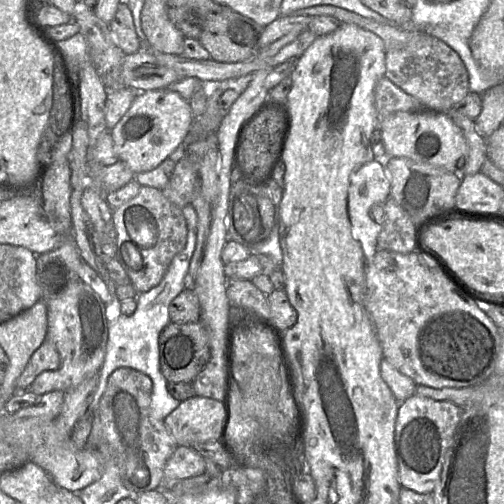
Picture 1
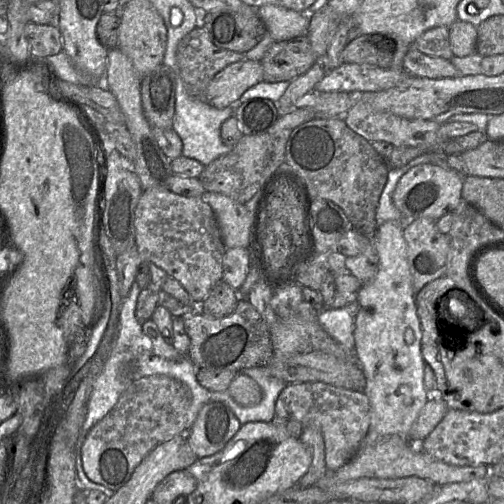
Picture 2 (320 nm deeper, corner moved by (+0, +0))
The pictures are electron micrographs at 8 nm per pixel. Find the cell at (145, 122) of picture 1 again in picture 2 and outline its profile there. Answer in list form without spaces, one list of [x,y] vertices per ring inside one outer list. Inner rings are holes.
[[[243,57],[215,75],[202,101],[216,109],[223,109],[261,81],[263,81],[261,62]]]

